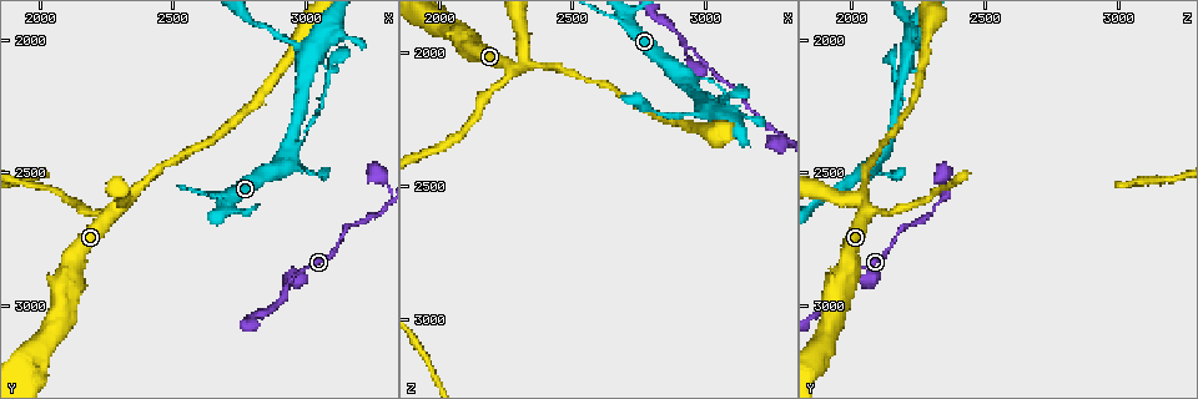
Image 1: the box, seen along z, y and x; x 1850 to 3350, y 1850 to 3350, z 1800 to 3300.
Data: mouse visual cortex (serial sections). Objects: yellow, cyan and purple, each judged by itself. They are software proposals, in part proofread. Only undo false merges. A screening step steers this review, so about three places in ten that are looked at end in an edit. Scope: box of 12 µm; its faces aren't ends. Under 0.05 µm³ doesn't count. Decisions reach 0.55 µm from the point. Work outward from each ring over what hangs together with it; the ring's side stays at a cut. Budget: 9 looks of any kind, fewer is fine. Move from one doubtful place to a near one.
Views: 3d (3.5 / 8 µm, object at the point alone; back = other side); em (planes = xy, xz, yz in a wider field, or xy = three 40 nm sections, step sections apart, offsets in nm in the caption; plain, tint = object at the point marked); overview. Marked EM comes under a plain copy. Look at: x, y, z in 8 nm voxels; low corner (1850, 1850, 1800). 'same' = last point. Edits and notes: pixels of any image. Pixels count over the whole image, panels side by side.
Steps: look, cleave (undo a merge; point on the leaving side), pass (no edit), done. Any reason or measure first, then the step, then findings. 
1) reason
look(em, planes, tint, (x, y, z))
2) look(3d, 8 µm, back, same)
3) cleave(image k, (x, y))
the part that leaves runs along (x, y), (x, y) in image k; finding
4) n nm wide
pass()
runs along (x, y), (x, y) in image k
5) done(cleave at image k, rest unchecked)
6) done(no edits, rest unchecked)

thin arm on a thick one
look(3d, 3.5 µm, (2940, 2910, 1980))

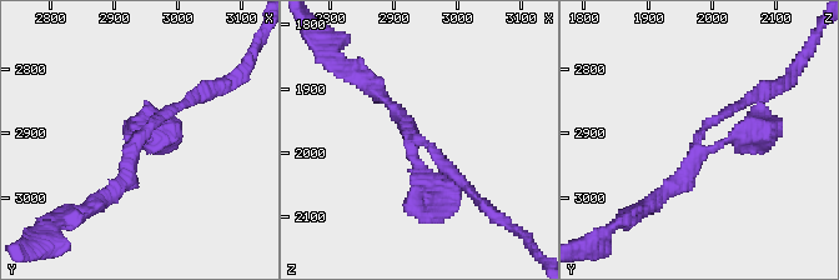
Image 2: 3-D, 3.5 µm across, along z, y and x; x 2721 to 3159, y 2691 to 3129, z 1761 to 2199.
3 arms; arms of 150, 200, 400 nm
look(em, xy, step 1, tint, (2930, 2920, 1975))

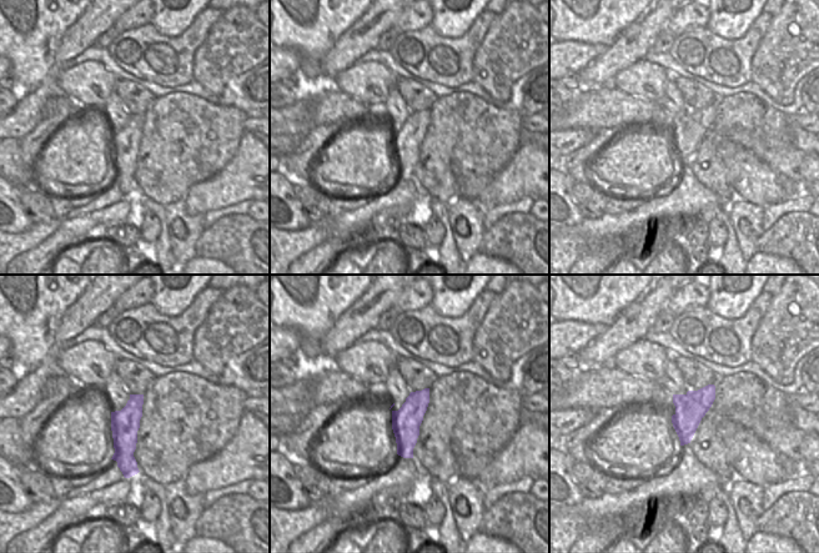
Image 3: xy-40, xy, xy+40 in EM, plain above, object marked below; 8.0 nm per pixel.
pass()
runs along (181, 104), (154, 131) in image 2; all the same cell

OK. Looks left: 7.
a fork
look(3d, 3.5 µm, (2940, 2340, 2150))

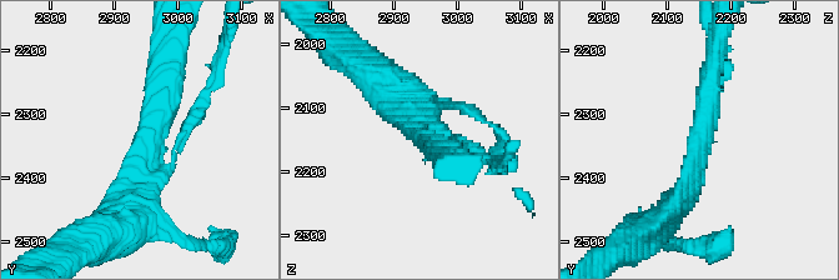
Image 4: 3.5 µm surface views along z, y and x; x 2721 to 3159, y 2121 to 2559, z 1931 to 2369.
3 arms; arms of 150, 300, 350 nm; now the EM
look(em, xy, step 2, tint, (2950, 2345, 2150))

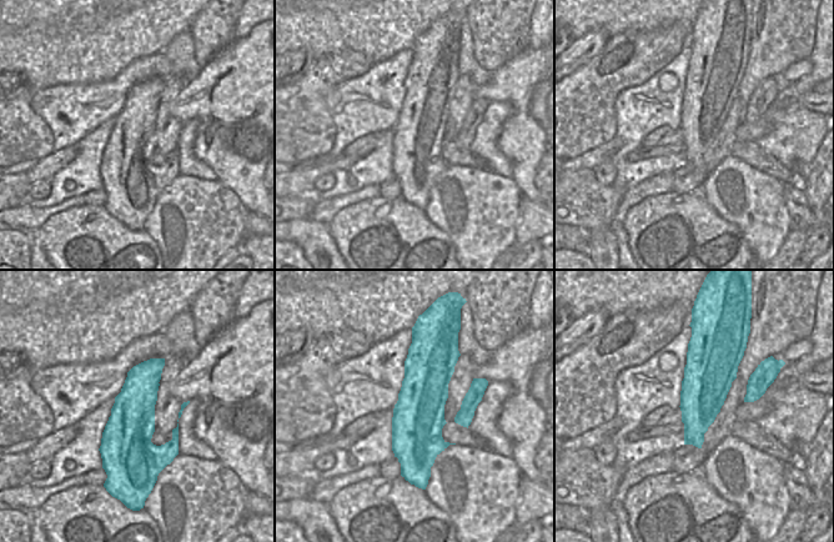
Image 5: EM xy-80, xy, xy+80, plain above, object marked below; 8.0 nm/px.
look(em, xy, step 1, tint, same)

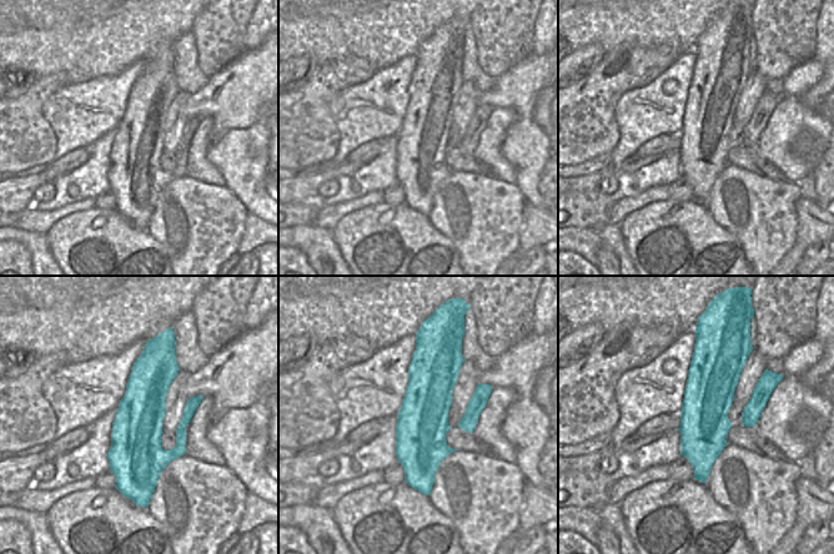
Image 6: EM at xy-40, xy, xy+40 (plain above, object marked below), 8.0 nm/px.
cleave(image 4, (192, 113))
border along (182, 428), (176, 431) in image 6; a second cell is stuck on

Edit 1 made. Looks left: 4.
look(overview)

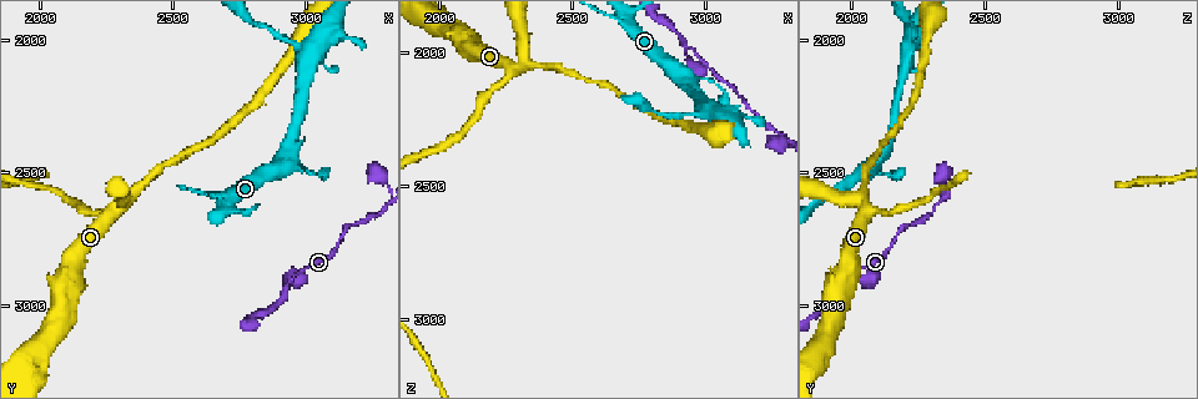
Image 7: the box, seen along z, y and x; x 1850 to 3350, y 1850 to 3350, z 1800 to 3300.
thick turns thin
look(3d, 8 µm, (3020, 2020, 2210))

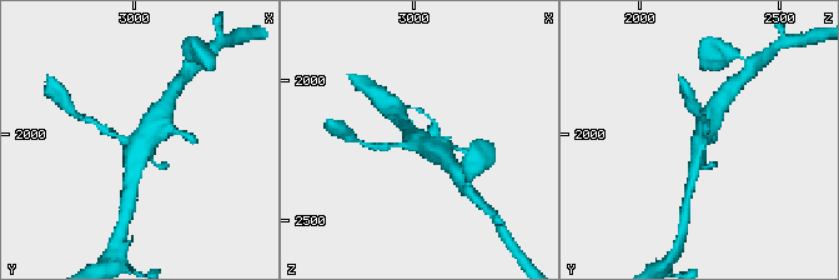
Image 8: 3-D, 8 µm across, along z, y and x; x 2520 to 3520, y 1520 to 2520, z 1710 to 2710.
look(3d, 3.5 µm, (3010, 2030, 2220))

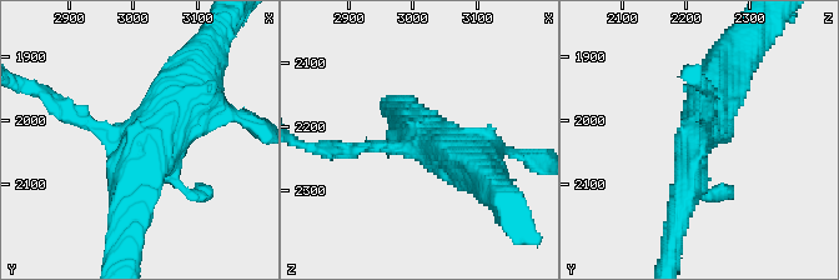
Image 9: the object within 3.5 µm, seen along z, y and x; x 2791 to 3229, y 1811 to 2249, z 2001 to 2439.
pass()
runs along (132, 218), (140, 138), (194, 80) in image 9; one cell here

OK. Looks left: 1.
looks like a crossing
look(3d, 3.5 µm, (2310, 2600, 2040))

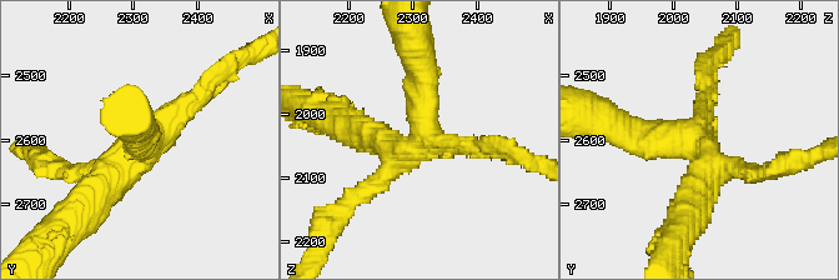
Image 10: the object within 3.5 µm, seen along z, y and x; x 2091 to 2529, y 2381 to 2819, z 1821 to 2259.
arms of 250, 250, 400, 400 nm
pass()
runs along (89, 203), (96, 191), (211, 80) in image 10; continuous, no second cell

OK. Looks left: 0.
done(cleave at image 4, rest unchecked)

